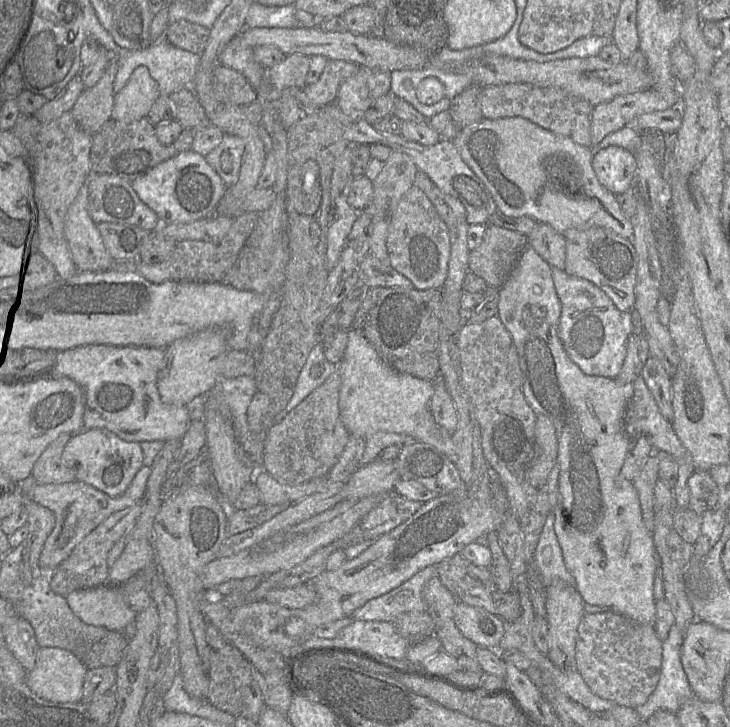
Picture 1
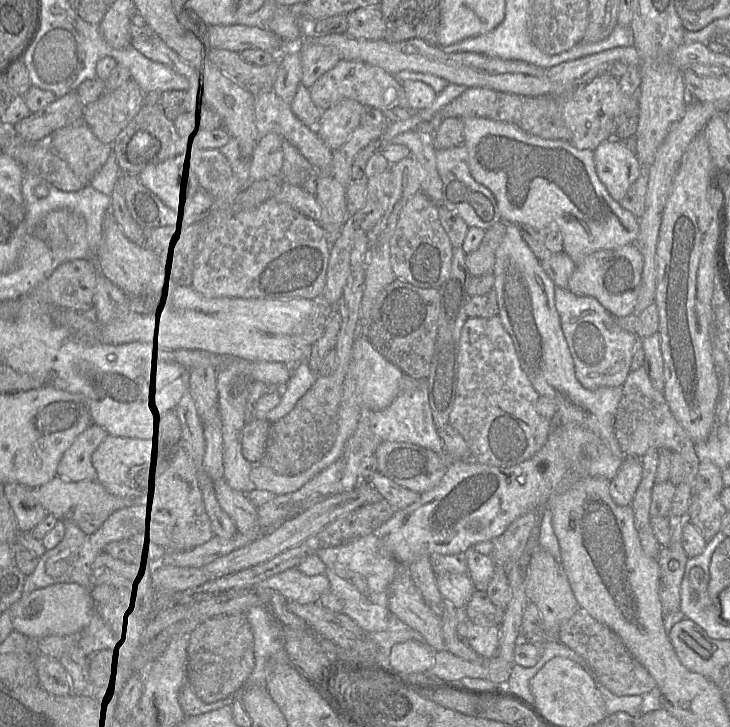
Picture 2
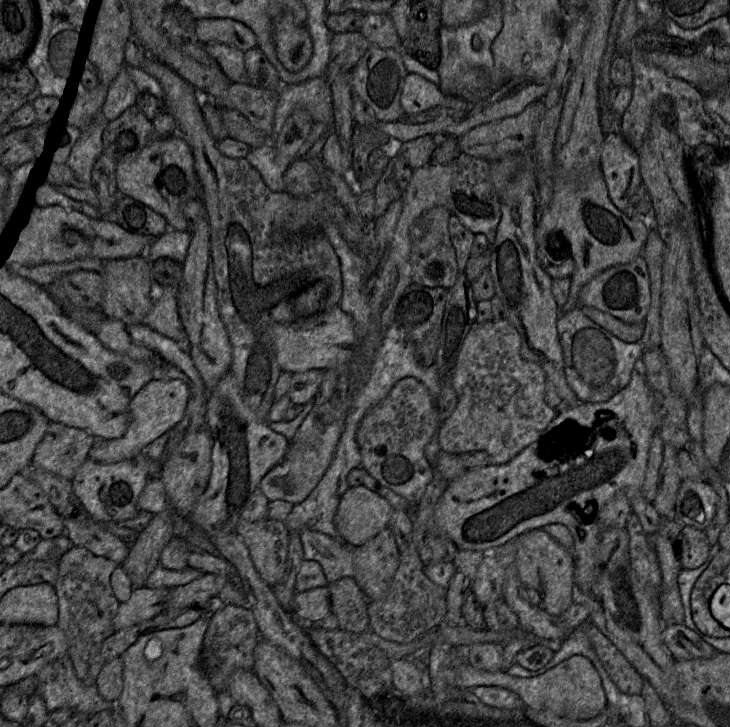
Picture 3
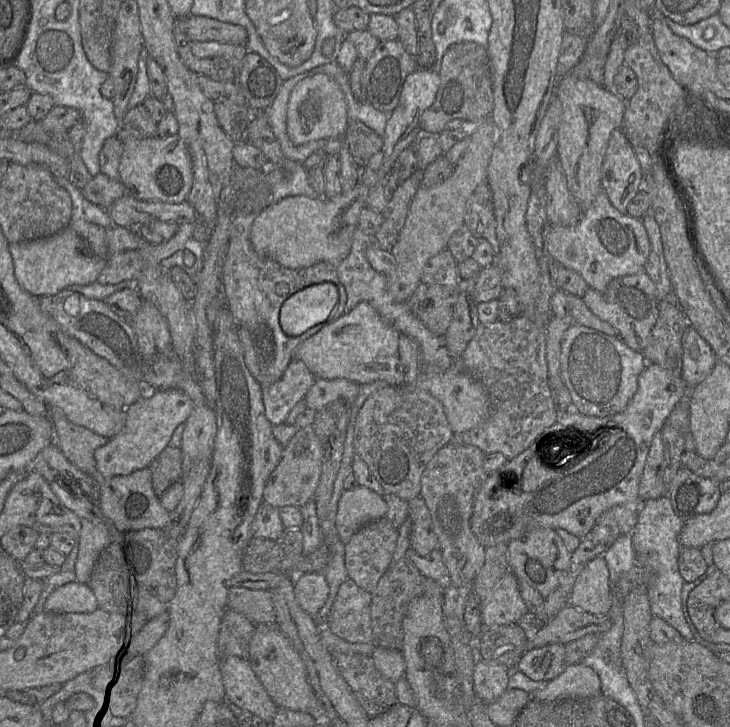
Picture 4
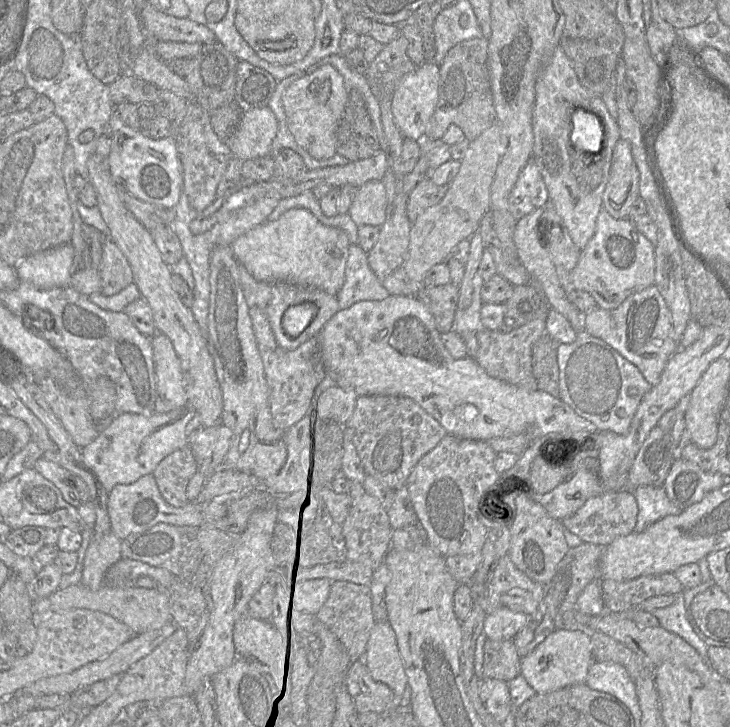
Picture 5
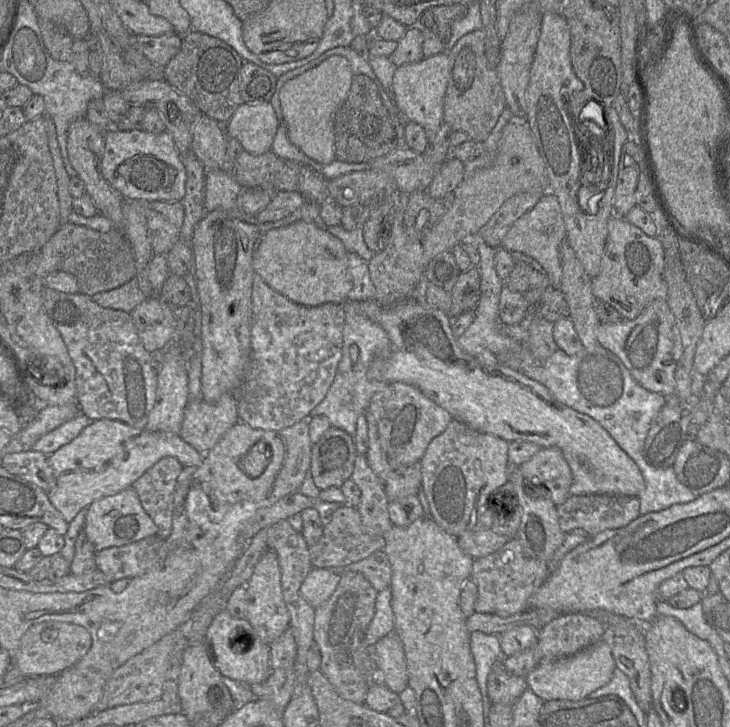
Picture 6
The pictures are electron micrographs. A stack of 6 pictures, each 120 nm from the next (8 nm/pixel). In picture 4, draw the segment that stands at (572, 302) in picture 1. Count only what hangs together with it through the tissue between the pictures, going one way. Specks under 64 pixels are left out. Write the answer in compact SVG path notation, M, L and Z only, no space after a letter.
M572 323L560 342L560 372L571 397L572 409L595 417L609 417L626 409L637 391L638 377L647 361L619 337Z

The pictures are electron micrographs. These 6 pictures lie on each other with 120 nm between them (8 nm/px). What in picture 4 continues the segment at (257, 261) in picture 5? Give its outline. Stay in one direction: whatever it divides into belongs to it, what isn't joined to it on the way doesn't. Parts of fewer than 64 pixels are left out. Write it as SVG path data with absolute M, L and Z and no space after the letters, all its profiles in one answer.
M357 183L348 192L342 192L334 198L320 196L310 198L304 195L290 196L277 202L271 202L253 221L250 230L250 242L260 255L268 257L287 268L298 269L326 262L337 267L349 254L361 210L366 206L370 187Z

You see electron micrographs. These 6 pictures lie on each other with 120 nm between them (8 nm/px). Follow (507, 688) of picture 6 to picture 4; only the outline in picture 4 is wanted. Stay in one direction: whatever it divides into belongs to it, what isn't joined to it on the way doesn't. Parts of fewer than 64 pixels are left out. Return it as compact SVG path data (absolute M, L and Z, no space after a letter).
M506 623L485 627L476 638L480 658L507 667L517 668L517 664L527 650L524 629L518 623Z

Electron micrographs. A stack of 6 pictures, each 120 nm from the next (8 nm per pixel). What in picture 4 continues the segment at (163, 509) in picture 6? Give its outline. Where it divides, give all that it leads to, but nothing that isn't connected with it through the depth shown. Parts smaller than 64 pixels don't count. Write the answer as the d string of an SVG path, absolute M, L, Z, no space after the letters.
M180 446L167 447L148 468L155 493L158 496L163 495L171 485L181 481L184 477Z

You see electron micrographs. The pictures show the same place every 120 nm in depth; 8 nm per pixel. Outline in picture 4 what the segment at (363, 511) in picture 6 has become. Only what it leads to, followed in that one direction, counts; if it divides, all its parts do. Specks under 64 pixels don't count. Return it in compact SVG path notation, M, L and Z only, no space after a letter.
M386 517L370 521L359 528L344 544L344 564L348 578L371 593L391 563L397 536L397 528Z

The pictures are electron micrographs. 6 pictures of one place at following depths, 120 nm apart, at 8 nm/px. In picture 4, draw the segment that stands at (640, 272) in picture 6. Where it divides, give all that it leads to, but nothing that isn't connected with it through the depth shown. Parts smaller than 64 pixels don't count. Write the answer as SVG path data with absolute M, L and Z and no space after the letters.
M602 189L575 225L563 227L548 224L544 247L555 262L576 271L588 287L603 292L613 279L644 270L650 242L641 219L617 211Z

